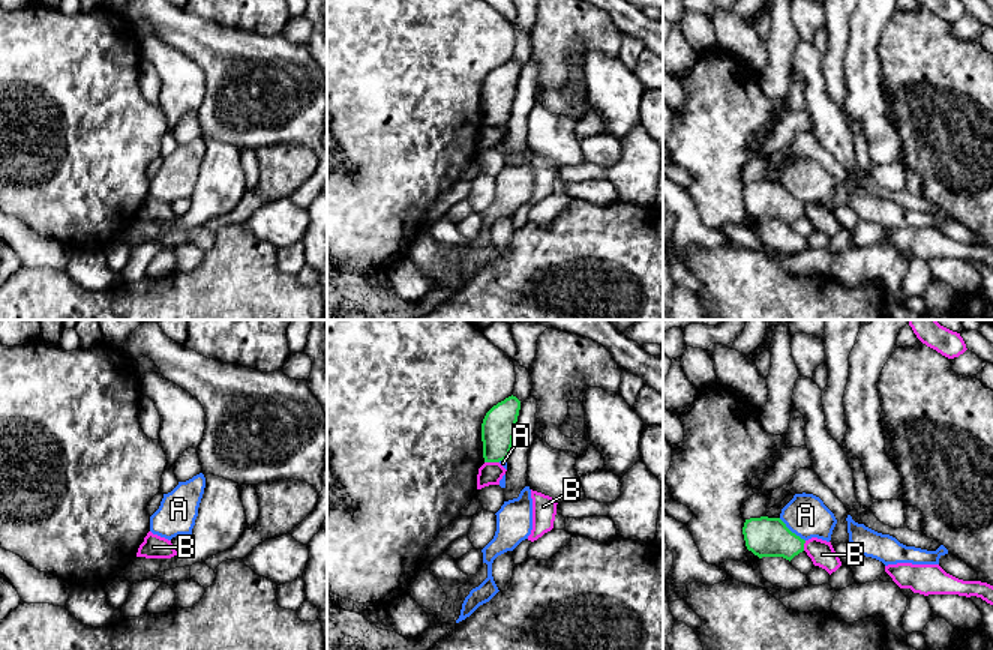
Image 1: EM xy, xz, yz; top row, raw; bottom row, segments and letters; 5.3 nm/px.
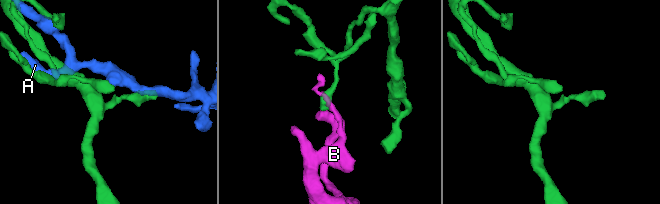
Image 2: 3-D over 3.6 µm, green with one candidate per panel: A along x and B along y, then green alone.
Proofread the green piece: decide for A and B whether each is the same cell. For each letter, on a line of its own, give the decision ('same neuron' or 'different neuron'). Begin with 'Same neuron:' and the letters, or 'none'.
Same neuron: none
A: different neuron
B: different neuron

